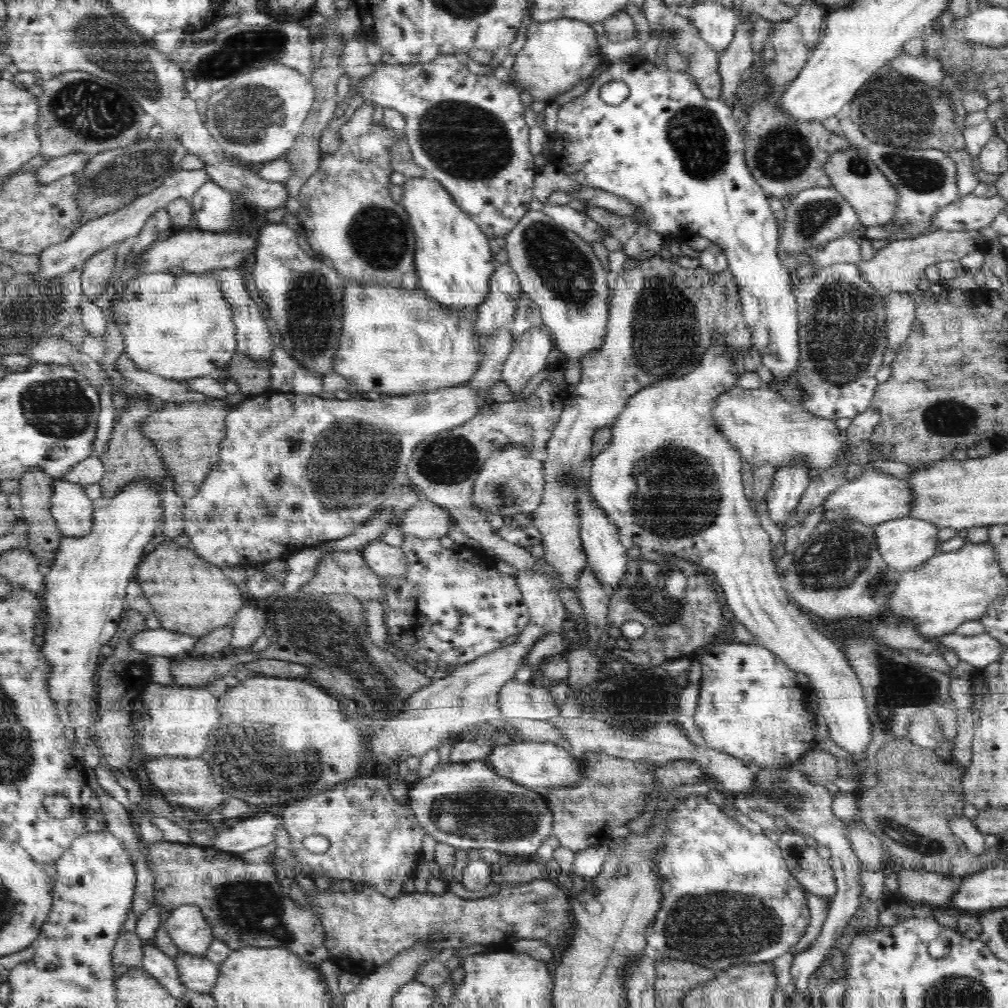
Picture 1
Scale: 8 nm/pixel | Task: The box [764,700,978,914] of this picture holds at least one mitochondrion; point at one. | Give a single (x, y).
(898, 832)

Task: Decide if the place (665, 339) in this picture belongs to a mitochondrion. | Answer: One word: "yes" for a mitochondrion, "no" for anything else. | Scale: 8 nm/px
yes

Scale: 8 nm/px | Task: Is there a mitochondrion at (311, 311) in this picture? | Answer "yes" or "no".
yes

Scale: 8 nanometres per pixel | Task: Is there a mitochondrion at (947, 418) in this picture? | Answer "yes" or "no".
yes

